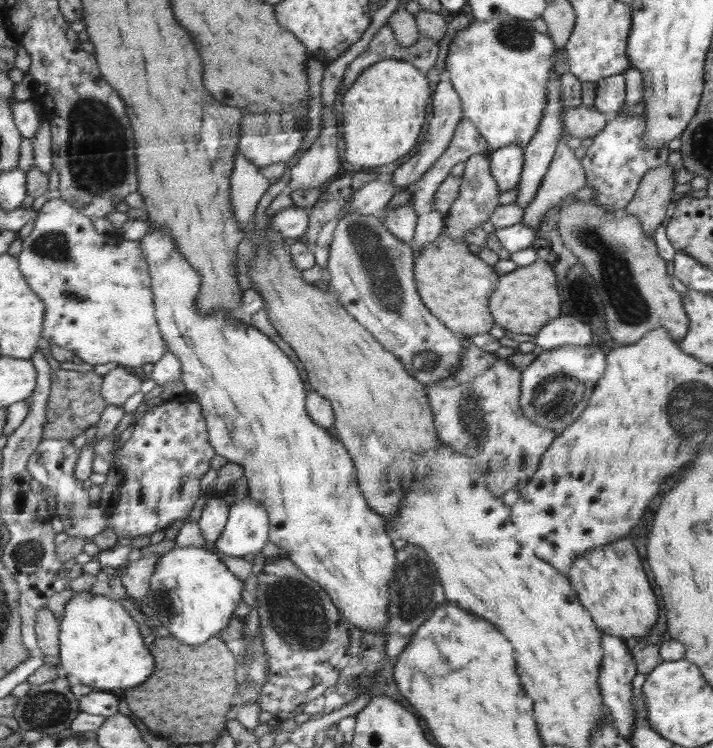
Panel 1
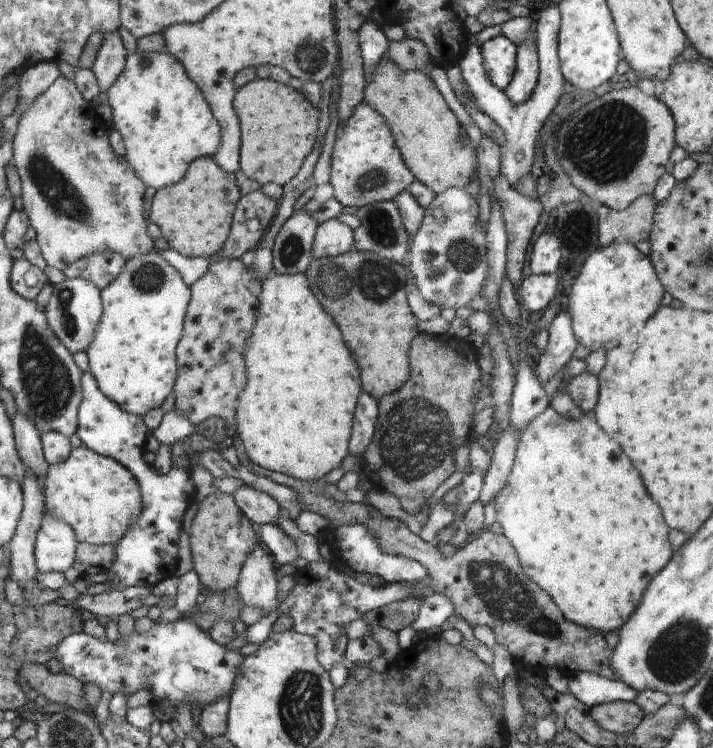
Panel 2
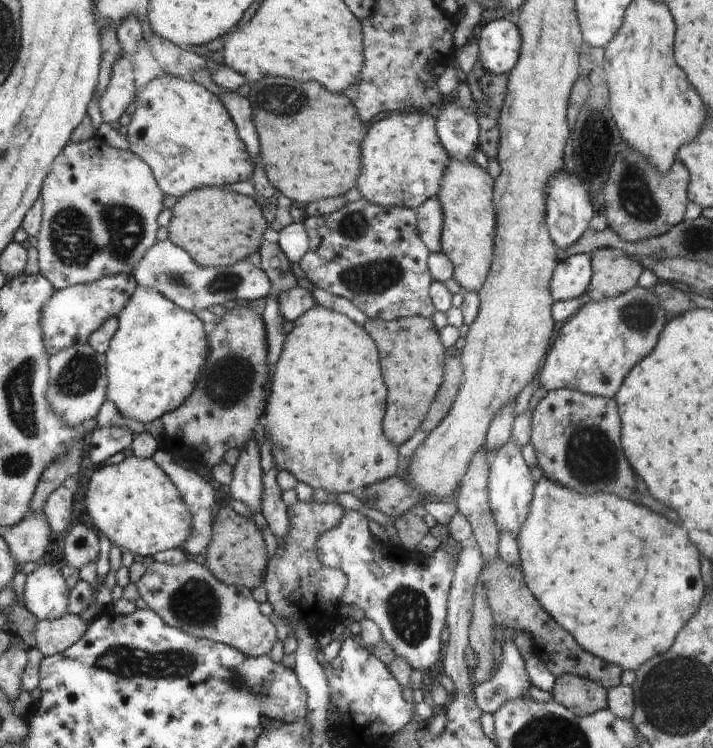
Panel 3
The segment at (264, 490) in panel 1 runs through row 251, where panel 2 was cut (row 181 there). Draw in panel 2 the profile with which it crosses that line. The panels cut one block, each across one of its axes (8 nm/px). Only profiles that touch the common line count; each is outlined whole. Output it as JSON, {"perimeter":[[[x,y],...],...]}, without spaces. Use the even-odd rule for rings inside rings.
{"perimeter":[[[135,51],[125,59],[125,68],[108,88],[108,102],[112,109],[114,129],[122,135],[126,145],[125,160],[143,184],[159,189],[172,186],[184,179],[194,160],[215,157],[221,142],[216,118],[212,115],[200,88],[186,75],[183,65],[166,51]]]}

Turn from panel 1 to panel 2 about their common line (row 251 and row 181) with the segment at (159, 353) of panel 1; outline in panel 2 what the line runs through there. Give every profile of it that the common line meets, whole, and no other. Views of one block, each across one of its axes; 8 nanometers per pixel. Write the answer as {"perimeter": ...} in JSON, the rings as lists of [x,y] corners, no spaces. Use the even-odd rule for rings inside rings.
{"perimeter":[[[62,75],[61,78],[45,94],[42,94],[29,110],[25,112],[25,115],[19,122],[18,132],[14,139],[14,161],[22,178],[24,208],[31,219],[32,227],[38,232],[39,242],[50,269],[66,271],[68,268],[72,268],[78,260],[100,253],[106,253],[107,251],[119,253],[124,259],[128,260],[150,253],[150,248],[152,248],[152,244],[154,244],[154,242],[150,240],[150,236],[146,234],[146,222],[144,222],[144,212],[142,212],[146,186],[144,186],[143,181],[140,180],[131,166],[128,165],[125,158],[114,156],[114,152],[110,150],[108,132],[106,132],[104,128],[96,128],[98,114],[96,110],[94,110],[94,107],[94,104],[86,100],[84,92],[78,88],[78,84],[76,84],[75,80],[70,80],[70,78],[66,78],[66,76]]]}

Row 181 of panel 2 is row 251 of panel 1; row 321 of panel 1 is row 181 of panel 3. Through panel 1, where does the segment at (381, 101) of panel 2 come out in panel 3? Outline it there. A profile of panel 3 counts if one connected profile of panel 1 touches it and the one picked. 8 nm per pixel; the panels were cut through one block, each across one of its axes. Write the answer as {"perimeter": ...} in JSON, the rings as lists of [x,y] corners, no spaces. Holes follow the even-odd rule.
{"perimeter":[[[450,159],[440,184],[438,200],[443,205],[442,251],[455,267],[454,278],[468,292],[479,294],[491,272],[496,238],[496,210],[492,208],[492,178],[470,160]]]}

